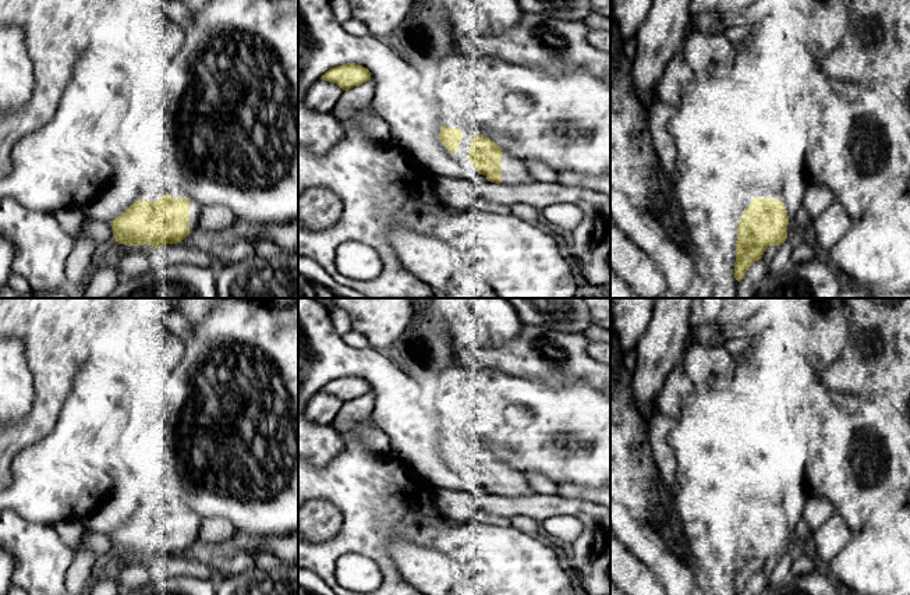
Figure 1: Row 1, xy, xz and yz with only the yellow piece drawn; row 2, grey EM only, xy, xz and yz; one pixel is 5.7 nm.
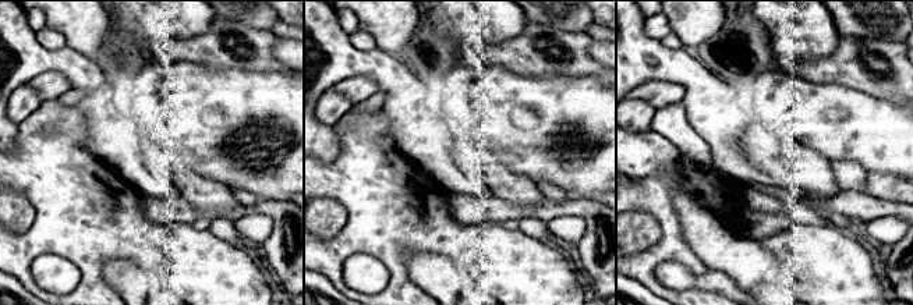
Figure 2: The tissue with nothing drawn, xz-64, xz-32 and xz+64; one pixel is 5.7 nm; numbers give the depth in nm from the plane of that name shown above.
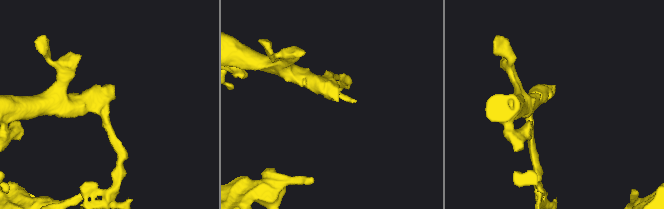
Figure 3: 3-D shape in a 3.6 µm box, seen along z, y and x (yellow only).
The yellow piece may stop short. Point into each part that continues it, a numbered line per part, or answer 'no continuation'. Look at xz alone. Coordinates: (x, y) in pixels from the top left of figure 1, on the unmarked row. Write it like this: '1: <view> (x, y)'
1: xz (513, 482)

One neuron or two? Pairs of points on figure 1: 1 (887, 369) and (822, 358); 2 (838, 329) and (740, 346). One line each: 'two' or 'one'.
1: two
2: two

